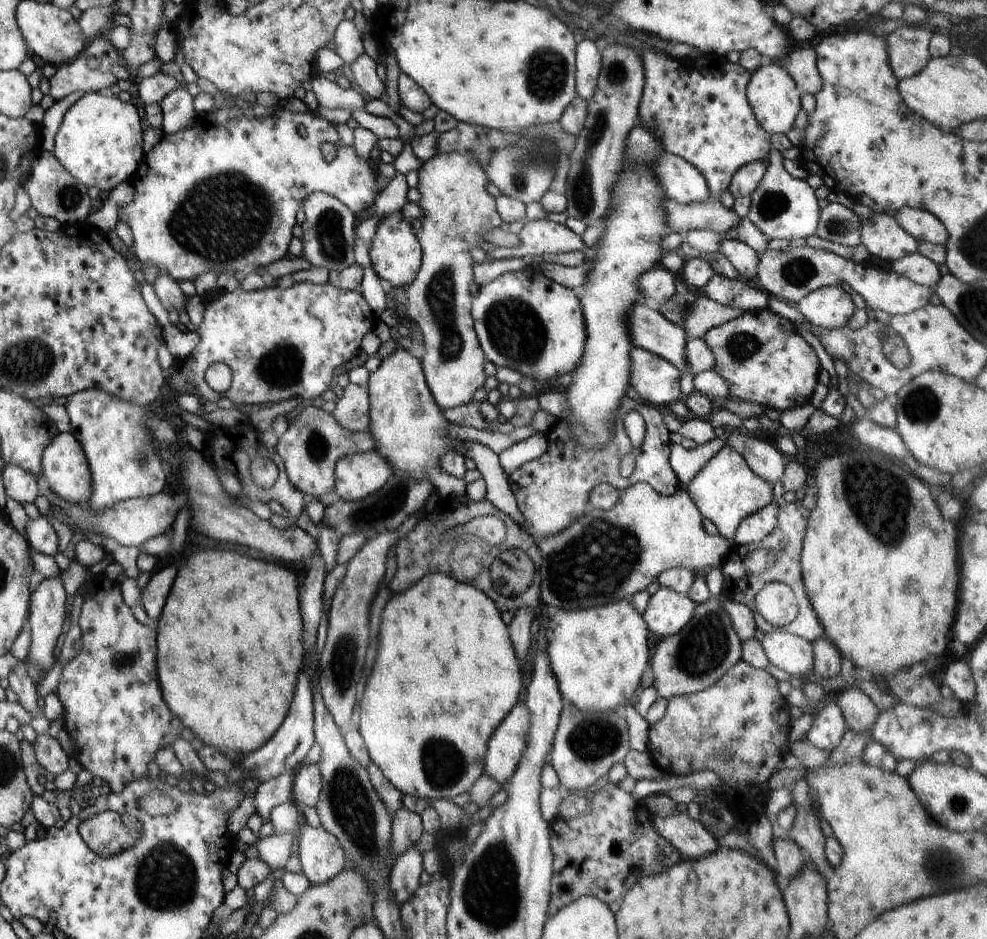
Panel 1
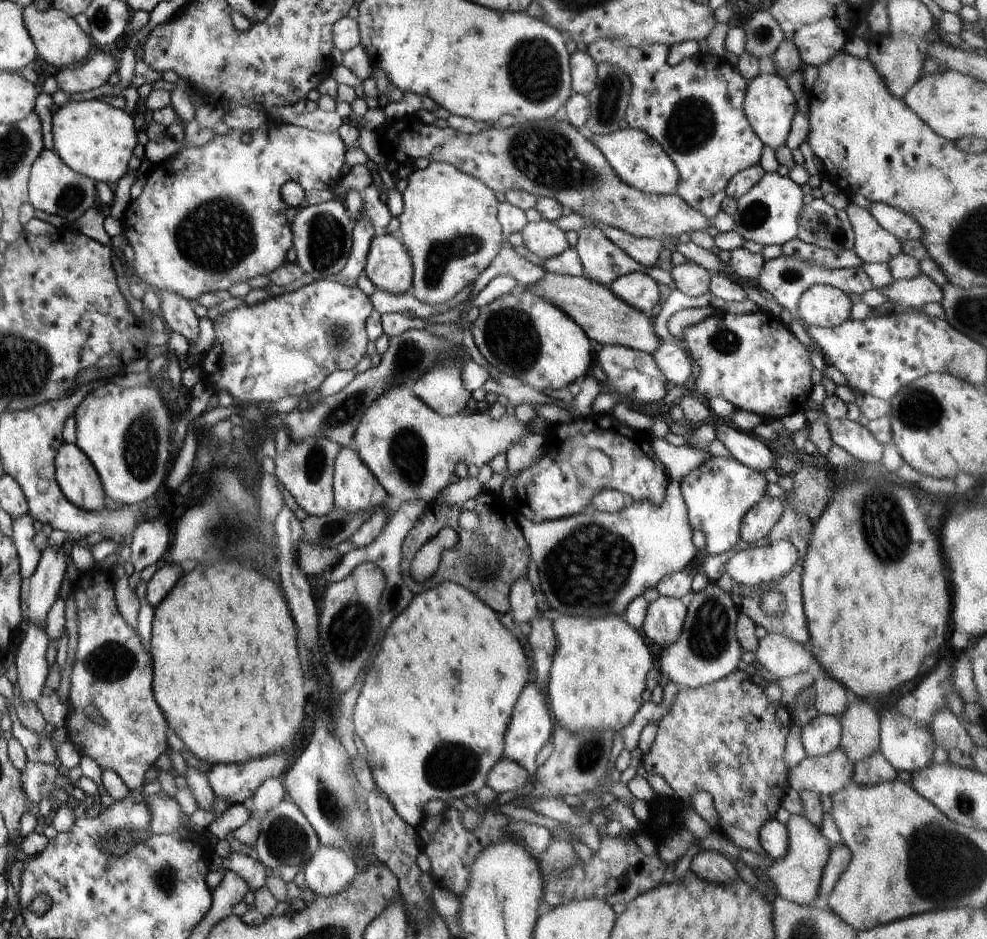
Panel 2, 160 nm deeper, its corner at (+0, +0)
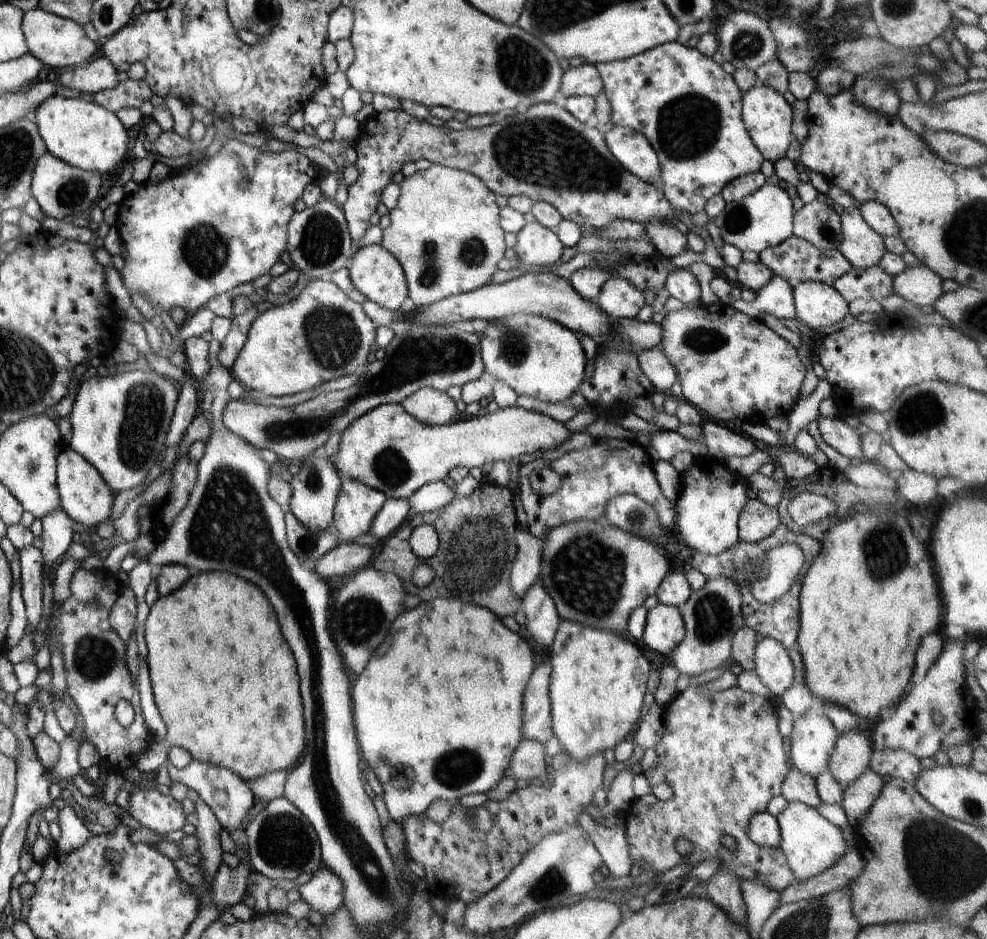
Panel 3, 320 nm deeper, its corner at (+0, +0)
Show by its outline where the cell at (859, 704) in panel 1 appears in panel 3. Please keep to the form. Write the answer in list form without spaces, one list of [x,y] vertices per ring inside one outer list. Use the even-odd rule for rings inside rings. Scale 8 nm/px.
[[[858,730],[838,737],[827,770],[845,789],[869,767],[873,744]]]

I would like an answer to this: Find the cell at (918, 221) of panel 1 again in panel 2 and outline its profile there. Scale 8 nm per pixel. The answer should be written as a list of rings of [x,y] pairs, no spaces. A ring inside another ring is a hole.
[[[873,202],[867,211],[884,230],[893,234],[899,241],[921,240],[921,226],[910,215],[886,203]]]

